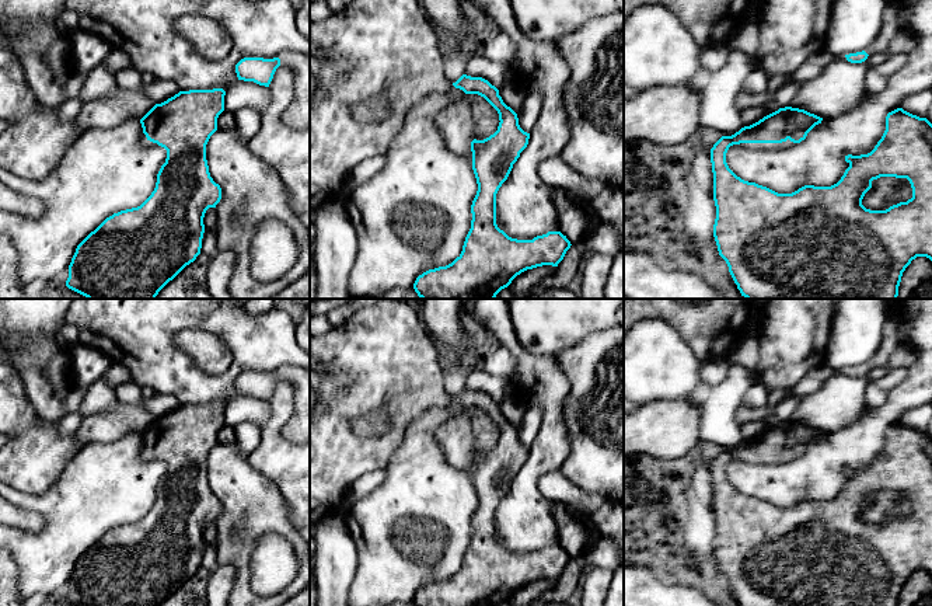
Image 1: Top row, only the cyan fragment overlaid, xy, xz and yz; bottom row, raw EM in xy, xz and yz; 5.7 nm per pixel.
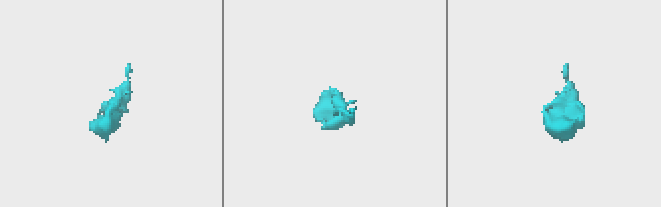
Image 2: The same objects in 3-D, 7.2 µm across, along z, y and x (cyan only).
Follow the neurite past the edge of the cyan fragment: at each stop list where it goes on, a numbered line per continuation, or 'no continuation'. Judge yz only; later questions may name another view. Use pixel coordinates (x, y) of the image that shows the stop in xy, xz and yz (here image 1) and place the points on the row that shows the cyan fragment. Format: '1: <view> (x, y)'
1: yz (785, 145)

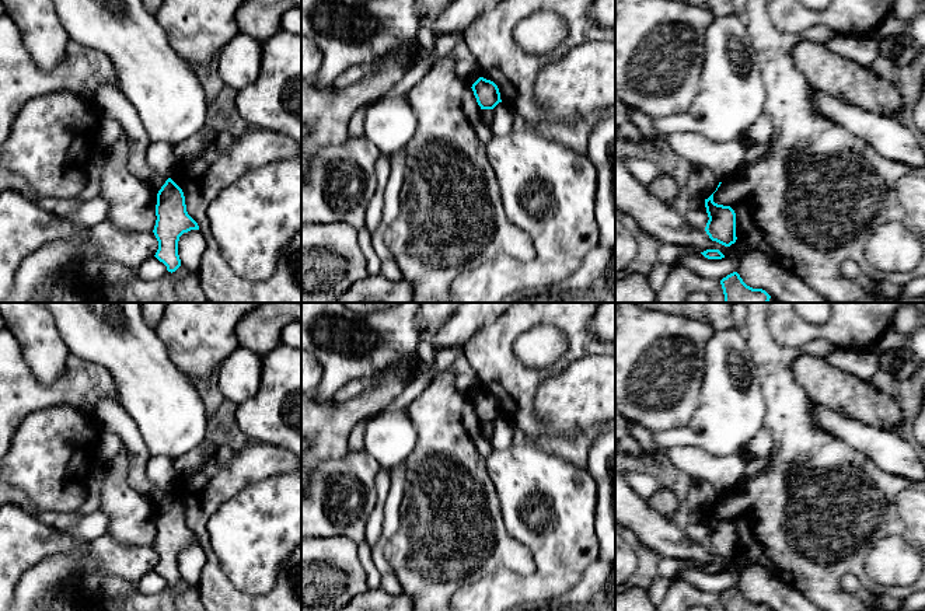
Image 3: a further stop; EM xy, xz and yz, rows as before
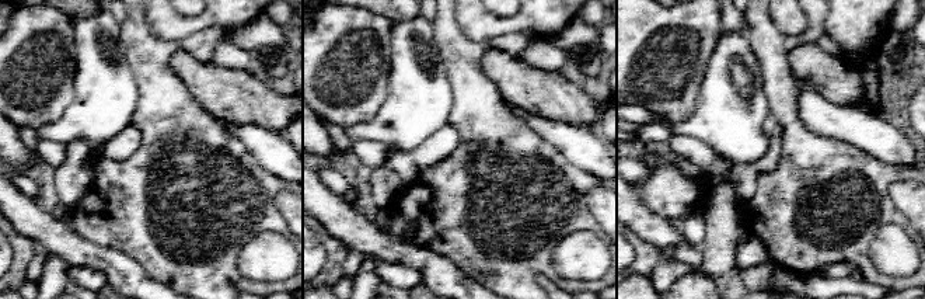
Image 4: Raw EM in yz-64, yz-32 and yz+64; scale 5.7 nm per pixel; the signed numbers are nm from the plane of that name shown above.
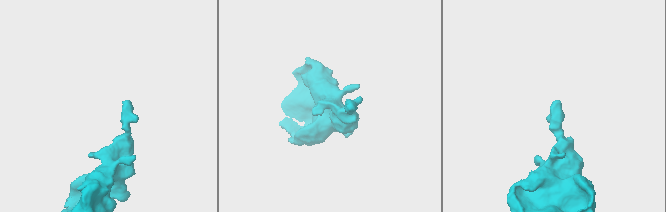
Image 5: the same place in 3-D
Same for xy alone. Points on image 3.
no continuation

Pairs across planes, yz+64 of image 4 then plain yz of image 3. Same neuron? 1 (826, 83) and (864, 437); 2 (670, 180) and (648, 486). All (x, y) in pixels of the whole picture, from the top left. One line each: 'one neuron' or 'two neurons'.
1: two neurons
2: two neurons

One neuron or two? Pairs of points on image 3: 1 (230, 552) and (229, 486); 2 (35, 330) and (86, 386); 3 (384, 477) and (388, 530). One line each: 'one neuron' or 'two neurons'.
1: two neurons
2: two neurons
3: two neurons

